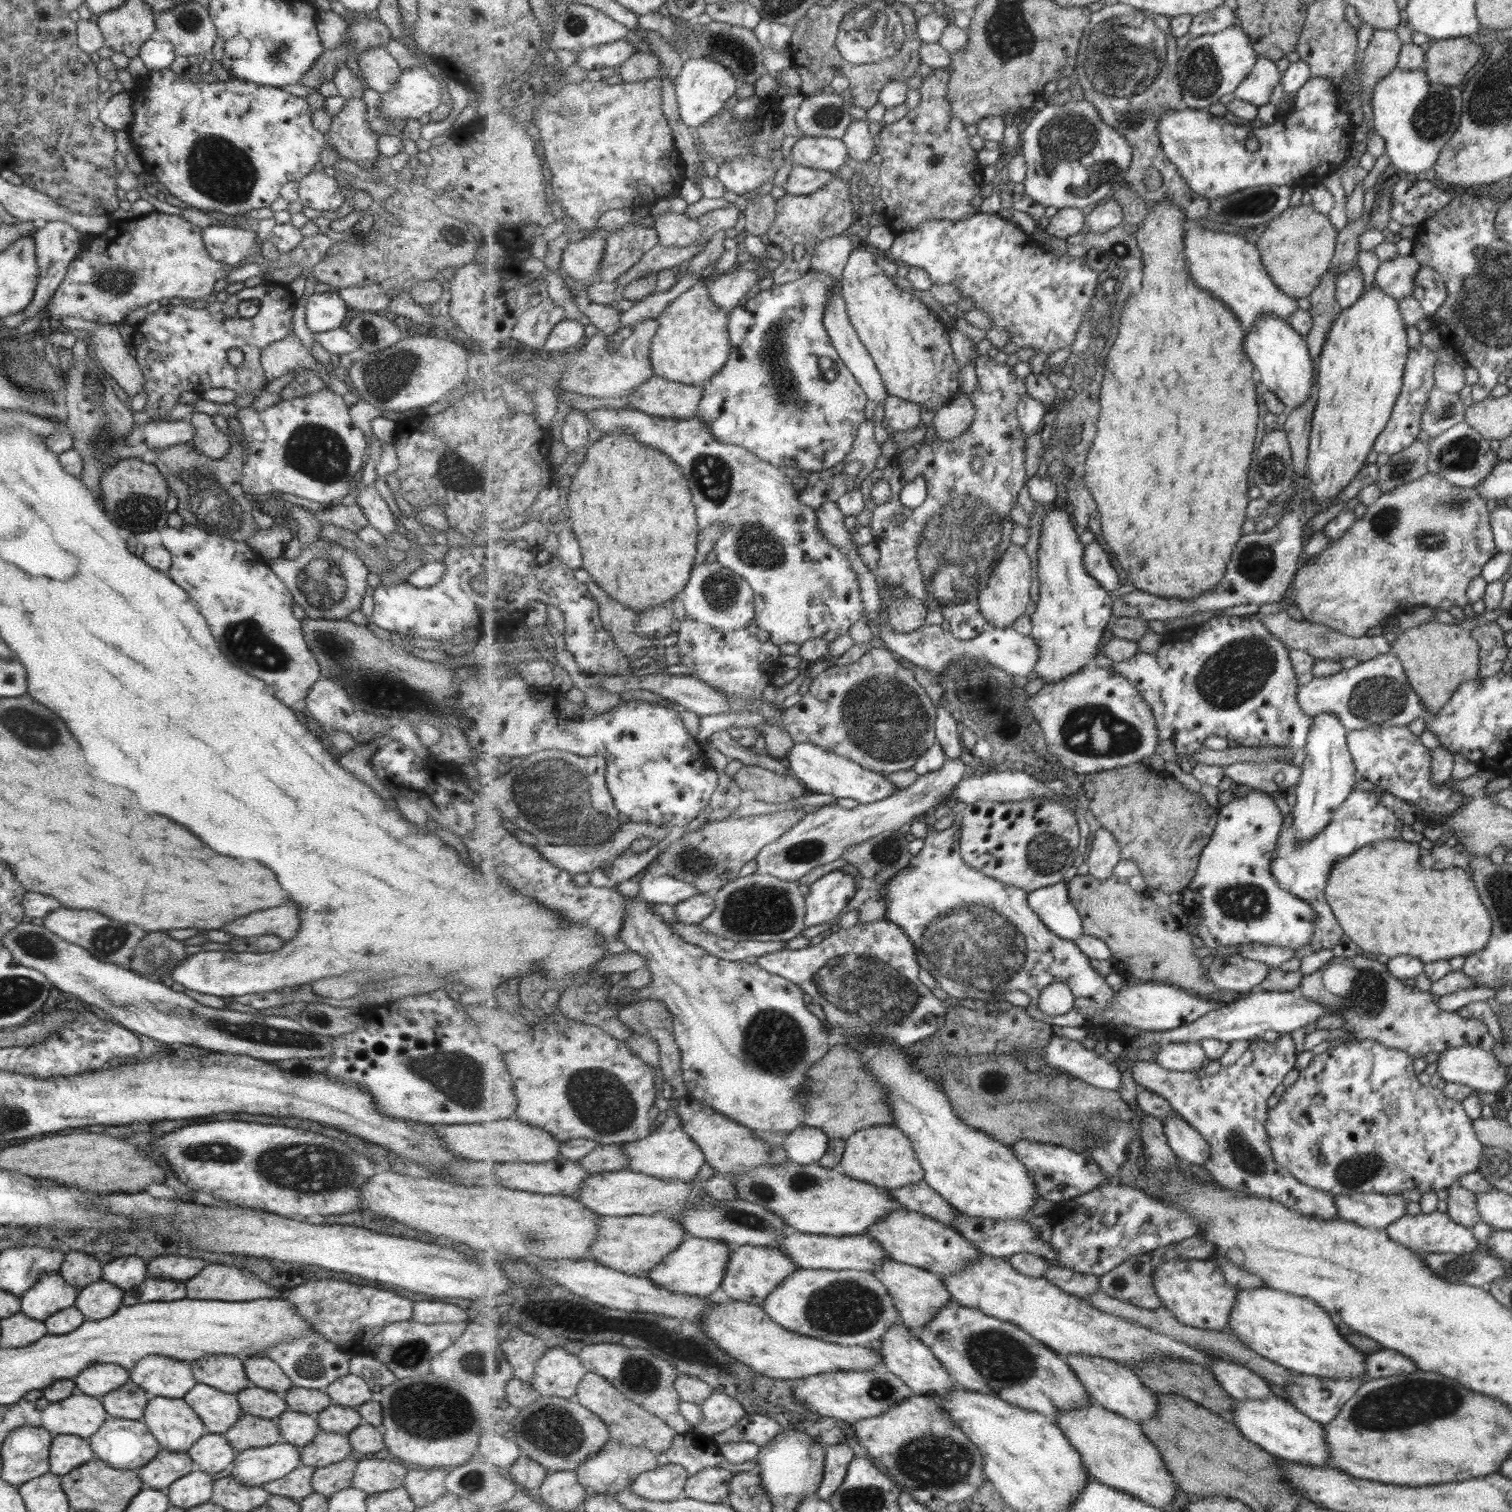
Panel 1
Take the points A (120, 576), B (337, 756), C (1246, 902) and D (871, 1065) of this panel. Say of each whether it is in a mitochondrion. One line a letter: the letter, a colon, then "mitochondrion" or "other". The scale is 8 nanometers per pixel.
A: other
B: other
C: mitochondrion
D: other

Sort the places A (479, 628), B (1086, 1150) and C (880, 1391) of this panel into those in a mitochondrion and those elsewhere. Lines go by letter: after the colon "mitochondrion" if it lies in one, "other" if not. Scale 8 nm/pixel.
A: other
B: other
C: mitochondrion

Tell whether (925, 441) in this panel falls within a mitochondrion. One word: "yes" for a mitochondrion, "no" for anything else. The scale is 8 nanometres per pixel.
no

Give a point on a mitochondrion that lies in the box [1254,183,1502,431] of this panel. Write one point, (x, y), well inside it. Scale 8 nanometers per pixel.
(1443, 410)

